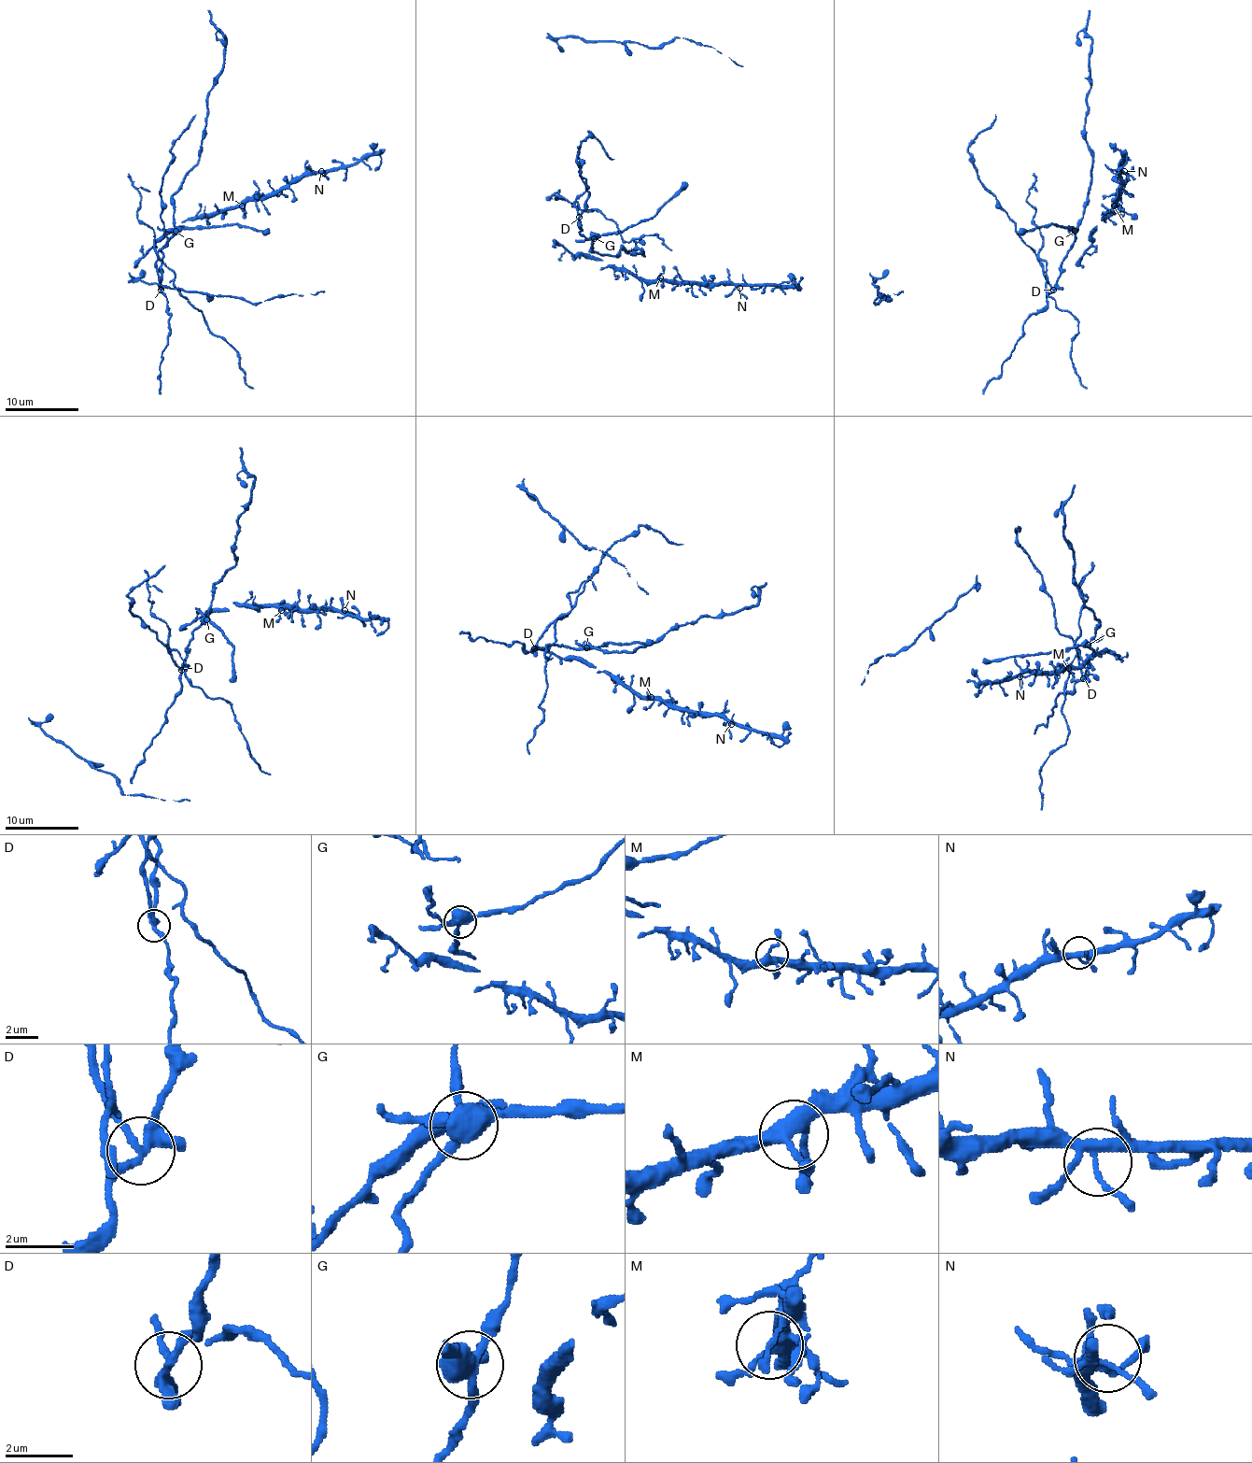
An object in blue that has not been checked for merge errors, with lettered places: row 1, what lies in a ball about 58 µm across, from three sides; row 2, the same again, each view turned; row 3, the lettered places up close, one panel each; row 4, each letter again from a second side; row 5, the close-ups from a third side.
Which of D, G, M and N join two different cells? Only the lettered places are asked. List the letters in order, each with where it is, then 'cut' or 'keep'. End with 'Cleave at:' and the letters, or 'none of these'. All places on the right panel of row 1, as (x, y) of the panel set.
D: (1053, 290) | cut
G: (1075, 231) | cut
M: (1114, 205) | keep
N: (1124, 171) | keep
Cleave at: D, G

